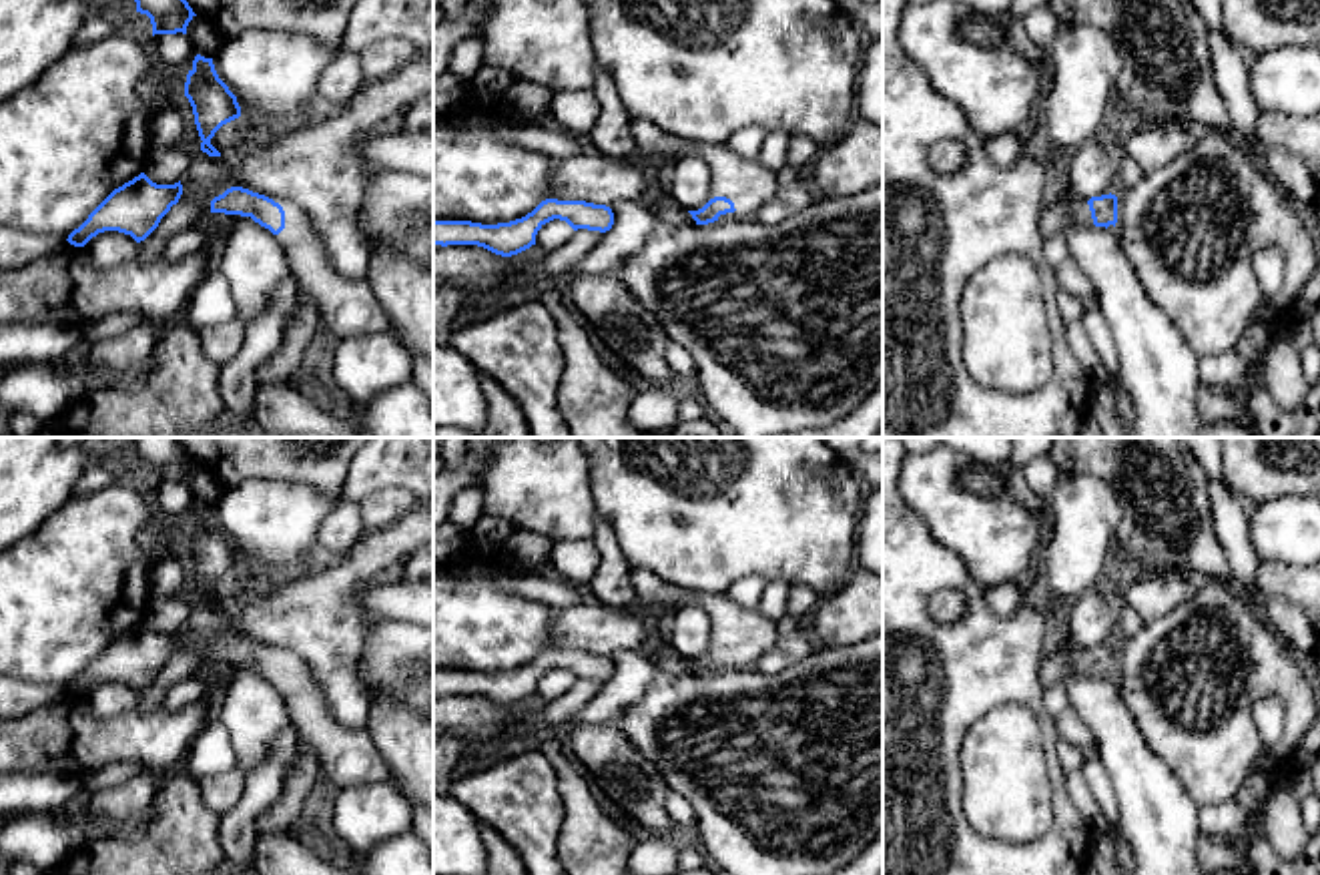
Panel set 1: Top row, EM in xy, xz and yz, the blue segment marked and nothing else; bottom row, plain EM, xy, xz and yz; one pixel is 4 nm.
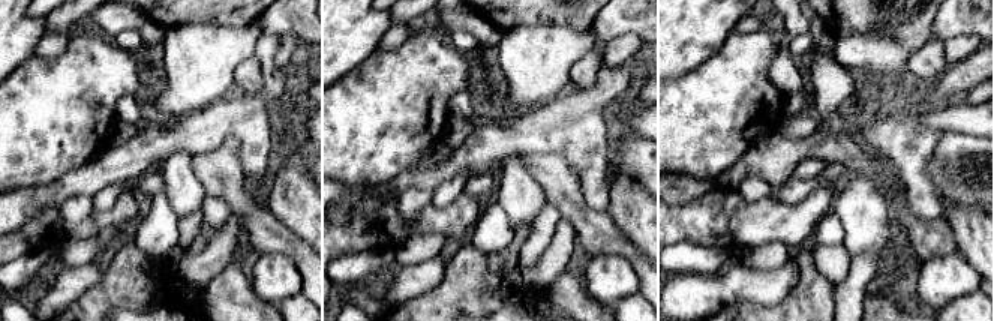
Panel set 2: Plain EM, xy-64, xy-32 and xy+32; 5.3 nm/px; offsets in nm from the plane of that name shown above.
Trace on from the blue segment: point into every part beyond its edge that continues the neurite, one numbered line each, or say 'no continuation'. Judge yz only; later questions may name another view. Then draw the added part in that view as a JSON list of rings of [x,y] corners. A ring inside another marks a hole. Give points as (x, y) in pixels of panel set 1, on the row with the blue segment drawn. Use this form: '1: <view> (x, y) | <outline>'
1: yz (1056, 219) | [[[1061,189],[1057,203],[1041,209],[1039,233],[1043,239],[1061,237],[1071,225],[1091,227],[1093,219],[1087,201],[1071,203]]]

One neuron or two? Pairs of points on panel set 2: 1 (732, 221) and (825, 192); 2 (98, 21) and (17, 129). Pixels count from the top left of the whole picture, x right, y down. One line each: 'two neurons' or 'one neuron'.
1: one neuron
2: two neurons

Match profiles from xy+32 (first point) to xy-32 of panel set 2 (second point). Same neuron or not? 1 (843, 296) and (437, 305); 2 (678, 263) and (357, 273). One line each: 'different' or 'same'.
1: different
2: same

